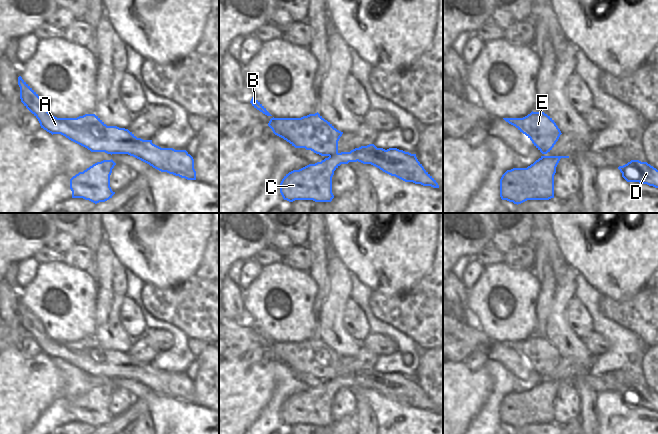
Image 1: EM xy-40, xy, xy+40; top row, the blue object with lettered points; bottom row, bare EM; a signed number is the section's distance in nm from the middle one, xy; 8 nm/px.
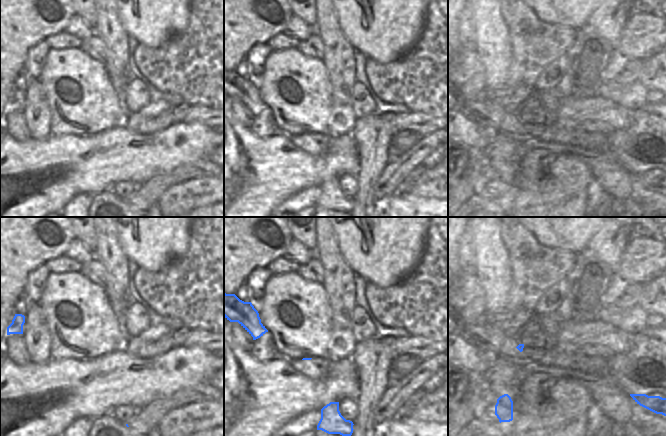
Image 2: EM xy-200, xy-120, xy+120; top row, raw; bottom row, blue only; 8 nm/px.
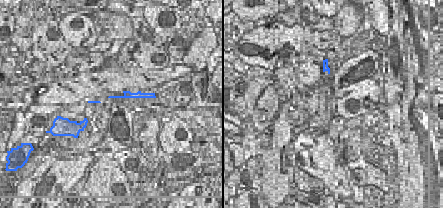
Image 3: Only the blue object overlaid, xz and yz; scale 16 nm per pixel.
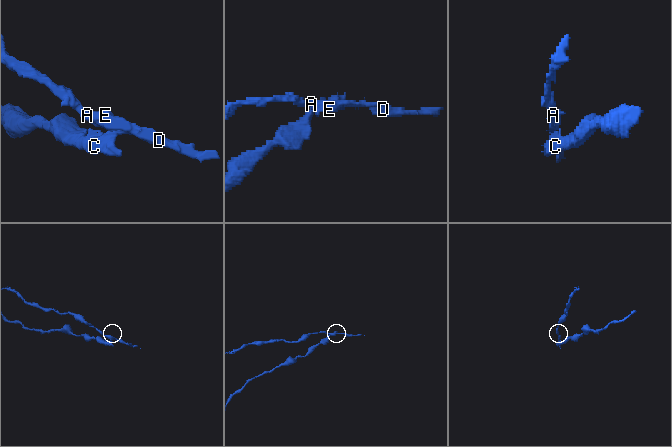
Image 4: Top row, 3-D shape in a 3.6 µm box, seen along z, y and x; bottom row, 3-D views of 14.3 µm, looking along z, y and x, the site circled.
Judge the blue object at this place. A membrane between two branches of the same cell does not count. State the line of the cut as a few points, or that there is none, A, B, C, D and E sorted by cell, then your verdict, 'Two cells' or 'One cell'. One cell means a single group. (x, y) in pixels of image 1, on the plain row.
Split along xy (350, 375), (357, 384). Groups: A B D E / C. Two cells

